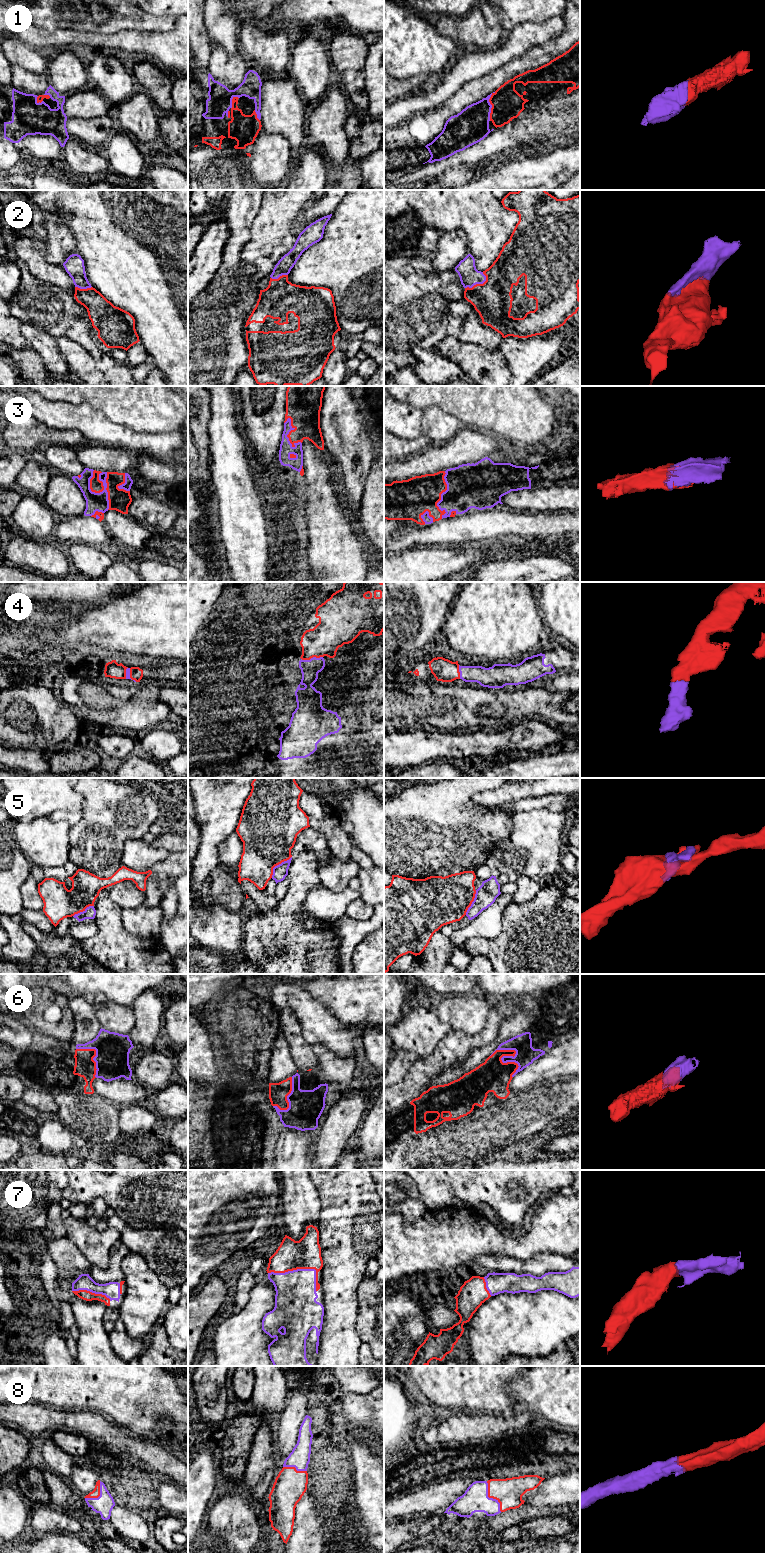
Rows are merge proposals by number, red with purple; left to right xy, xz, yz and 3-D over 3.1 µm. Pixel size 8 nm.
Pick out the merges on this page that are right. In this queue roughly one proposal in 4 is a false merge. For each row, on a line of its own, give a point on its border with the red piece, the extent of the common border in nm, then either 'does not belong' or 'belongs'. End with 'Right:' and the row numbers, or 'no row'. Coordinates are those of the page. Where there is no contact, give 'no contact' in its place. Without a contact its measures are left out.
1: contact yz (492, 106); length 240 nm; belongs
2: contact yz (477, 284); length 200 nm; belongs
3: contact xy (98, 492); length 340 nm; belongs
4: contact xz (311, 657); length 180 nm; belongs
5: contact xz (277, 864); length 240 nm; does not belong
6: contact yz (503, 1055); length 260 nm; belongs
7: contact xz (302, 1268); length 420 nm; belongs
8: contact yz (490, 1497); length 280 nm; belongs
Right: 1, 2, 3, 4, 6, 7, 8

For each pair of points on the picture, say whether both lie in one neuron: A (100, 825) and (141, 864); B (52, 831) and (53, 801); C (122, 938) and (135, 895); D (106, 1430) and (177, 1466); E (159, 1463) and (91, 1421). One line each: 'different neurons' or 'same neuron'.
A: different neurons
B: different neurons
C: different neurons
D: same neuron
E: same neuron

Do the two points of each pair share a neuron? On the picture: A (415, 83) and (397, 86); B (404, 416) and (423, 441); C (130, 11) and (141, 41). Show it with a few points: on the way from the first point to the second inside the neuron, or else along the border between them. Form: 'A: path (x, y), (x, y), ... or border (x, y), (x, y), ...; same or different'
A: path (411, 85), (401, 86); same
B: border (418, 436), (414, 439); different
C: border (160, 31), (118, 30), (114, 33); different

